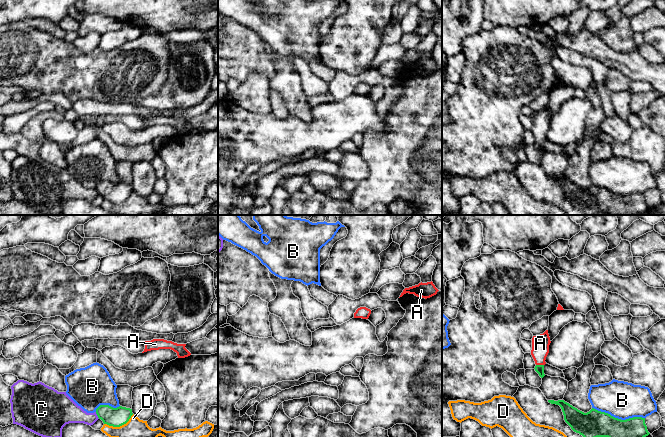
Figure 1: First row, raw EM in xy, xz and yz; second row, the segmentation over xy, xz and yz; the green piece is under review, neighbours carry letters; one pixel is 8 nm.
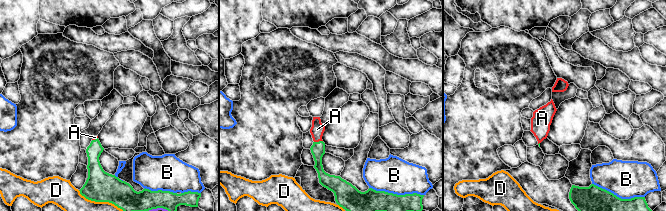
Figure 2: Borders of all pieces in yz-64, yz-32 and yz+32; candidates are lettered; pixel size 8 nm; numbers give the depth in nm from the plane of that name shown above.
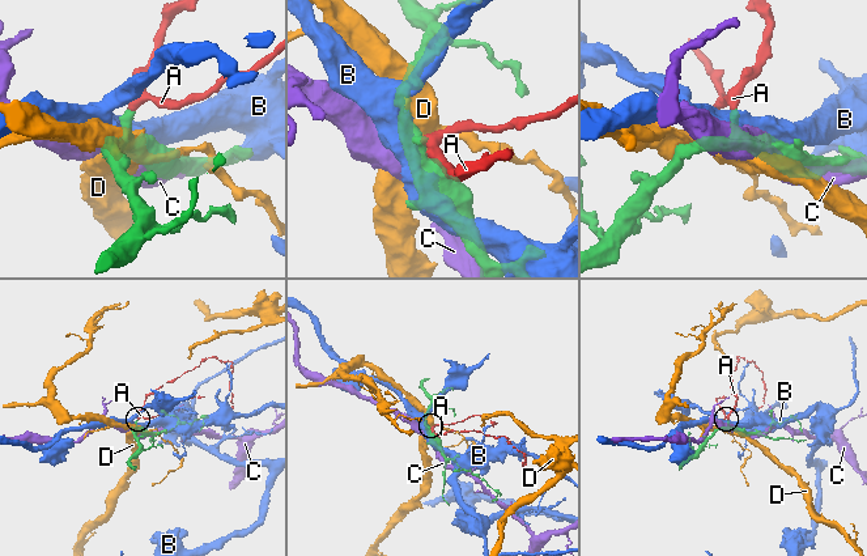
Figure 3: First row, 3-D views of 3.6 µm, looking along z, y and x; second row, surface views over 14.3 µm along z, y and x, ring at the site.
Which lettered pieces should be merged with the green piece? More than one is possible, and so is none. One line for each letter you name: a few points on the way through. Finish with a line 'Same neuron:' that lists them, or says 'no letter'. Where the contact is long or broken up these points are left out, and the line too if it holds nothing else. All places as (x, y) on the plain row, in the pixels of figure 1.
A: Path across: yz (539, 145), (540, 141), (540, 119)
Same neuron: A

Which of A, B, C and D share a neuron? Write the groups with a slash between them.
A / B / C / D

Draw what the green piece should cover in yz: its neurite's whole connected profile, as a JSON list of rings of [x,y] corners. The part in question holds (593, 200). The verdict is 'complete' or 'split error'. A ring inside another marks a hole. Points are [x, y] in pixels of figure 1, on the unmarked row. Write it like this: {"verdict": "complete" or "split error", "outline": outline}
{"verdict": "complete", "outline": [[[548,176],[548,178],[559,181],[565,198],[574,208],[579,209],[585,215],[597,213],[643,215],[650,210],[645,200],[645,194],[642,193],[621,196],[594,184],[584,189],[564,176]]]}

